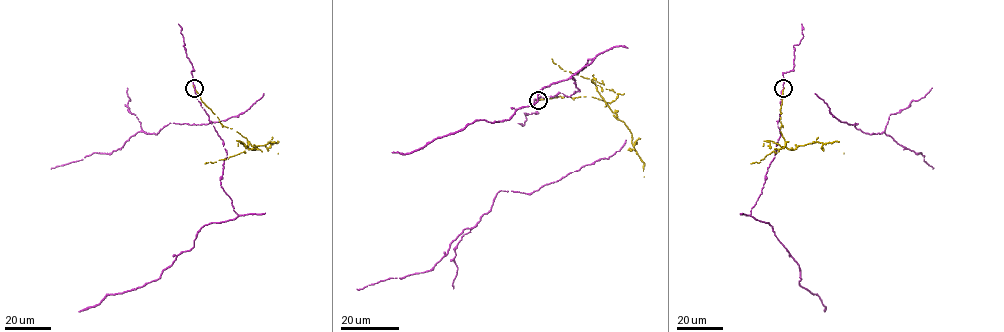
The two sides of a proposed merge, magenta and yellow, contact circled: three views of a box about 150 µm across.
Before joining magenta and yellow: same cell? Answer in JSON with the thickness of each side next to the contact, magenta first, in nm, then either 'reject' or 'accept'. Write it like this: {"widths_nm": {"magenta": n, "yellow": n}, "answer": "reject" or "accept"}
{"widths_nm": {"magenta": 240, "yellow": 180}, "answer": "reject"}

